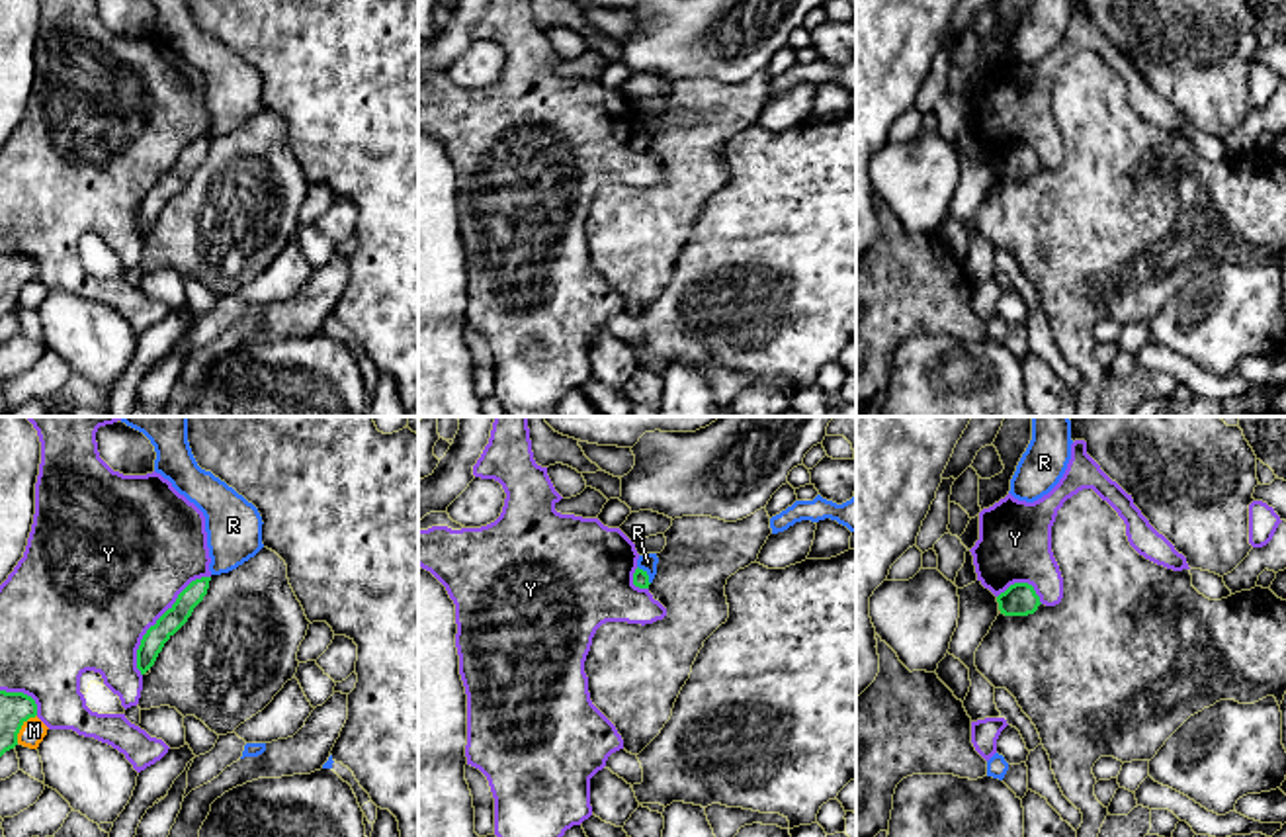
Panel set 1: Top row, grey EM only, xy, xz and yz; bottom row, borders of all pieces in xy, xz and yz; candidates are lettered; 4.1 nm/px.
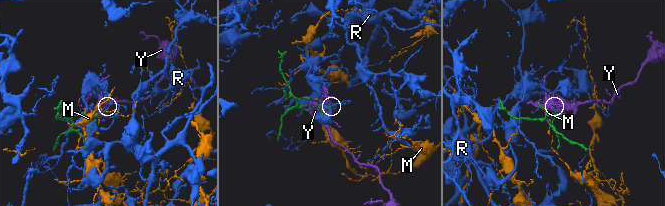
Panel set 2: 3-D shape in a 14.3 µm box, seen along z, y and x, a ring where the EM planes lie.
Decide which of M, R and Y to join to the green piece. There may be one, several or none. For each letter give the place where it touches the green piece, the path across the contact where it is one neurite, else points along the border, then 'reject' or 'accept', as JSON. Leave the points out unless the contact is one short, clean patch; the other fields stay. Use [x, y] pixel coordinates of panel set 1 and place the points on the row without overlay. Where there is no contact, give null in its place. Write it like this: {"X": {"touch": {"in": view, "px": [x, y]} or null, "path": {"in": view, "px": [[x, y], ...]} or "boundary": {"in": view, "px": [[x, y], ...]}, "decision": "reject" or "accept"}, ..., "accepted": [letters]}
{"M": {"touch": {"in": "xy", "px": [20, 290]}, "decision": "reject"}, "R": {"touch": {"in": "xz", "px": [647, 137]}, "boundary": {"in": "xz", "px": [[638, 128], [649, 145]]}, "decision": "reject"}, "Y": {"touch": {"in": "xy", "px": [157, 182]}, "decision": "reject"}, "accepted": []}

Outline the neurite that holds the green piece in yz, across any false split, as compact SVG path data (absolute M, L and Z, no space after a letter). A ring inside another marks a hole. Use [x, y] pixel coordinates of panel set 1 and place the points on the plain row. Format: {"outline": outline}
{"outline": "M1014 145L997 158L999 172L1005 178L1028 178L1038 172L1040 158L1028 145Z"}

